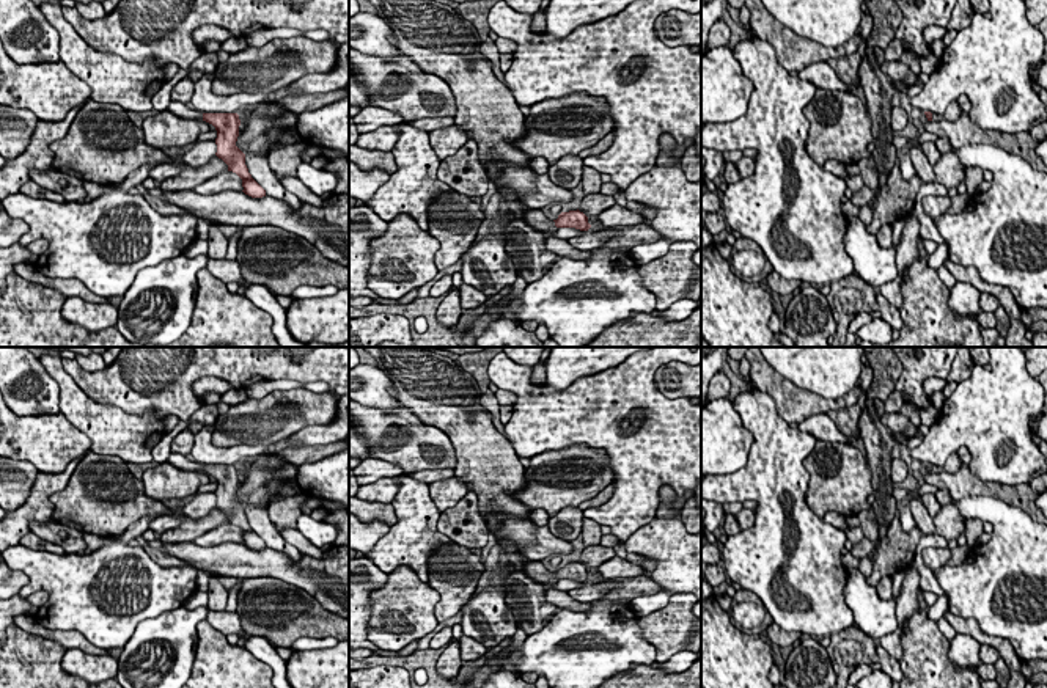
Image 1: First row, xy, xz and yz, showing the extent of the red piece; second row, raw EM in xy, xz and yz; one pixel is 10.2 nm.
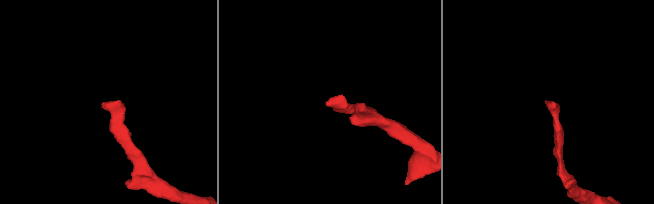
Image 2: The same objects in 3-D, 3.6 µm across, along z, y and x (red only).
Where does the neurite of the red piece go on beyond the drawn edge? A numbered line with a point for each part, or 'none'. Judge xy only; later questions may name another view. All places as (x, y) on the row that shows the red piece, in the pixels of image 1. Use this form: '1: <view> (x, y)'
1: xy (178, 109)

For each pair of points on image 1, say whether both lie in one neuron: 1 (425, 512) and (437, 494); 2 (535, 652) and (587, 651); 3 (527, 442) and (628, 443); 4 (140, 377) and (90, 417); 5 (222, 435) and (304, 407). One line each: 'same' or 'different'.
1: different
2: same
3: same
4: different
5: same

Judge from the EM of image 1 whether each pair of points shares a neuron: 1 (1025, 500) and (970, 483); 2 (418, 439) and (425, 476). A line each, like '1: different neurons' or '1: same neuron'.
1: same neuron
2: different neurons

